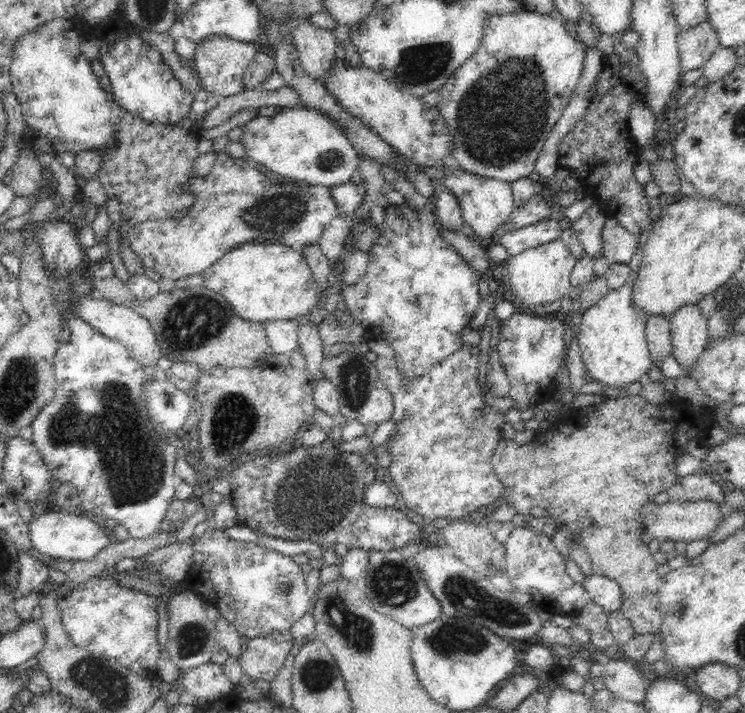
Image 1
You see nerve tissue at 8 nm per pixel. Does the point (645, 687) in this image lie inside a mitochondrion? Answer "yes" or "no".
no

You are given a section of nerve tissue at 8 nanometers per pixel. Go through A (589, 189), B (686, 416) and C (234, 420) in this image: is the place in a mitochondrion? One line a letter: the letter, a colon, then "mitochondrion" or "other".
A: other
B: other
C: mitochondrion

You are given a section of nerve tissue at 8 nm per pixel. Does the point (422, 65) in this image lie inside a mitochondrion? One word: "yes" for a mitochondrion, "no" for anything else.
yes

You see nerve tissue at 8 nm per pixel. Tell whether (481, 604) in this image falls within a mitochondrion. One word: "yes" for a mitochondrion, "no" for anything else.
yes

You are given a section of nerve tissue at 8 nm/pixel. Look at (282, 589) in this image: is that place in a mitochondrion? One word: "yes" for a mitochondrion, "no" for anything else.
yes

